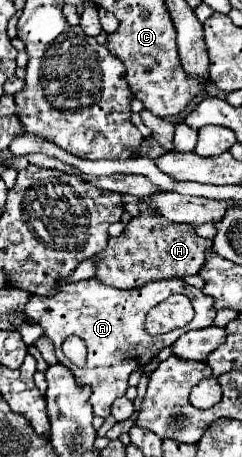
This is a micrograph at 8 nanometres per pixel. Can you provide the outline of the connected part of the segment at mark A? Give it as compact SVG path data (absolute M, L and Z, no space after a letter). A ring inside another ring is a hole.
M96 278L90 280L80 280L72 284L64 284L54 298L46 296L30 296L26 310L30 318L38 320L40 326L44 328L46 336L54 342L58 362L64 364L74 372L78 378L78 384L92 386L92 396L90 404L94 408L96 416L106 418L110 414L110 406L116 398L124 396L128 390L128 376L136 370L142 370L162 348L172 346L182 334L190 330L200 330L208 328L214 324L216 308L214 308L214 298L206 296L202 290L188 286L184 280L166 280L166 282L150 282L150 286L142 286L142 290L118 290L112 286L102 284ZM172 294L184 294L192 300L194 306L194 320L184 326L176 328L174 332L168 332L164 336L150 336L144 330L144 318L150 312L152 306L160 304ZM66 336L80 336L86 346L88 346L88 356L86 356L86 366L76 368L64 354L62 354L62 342Z

